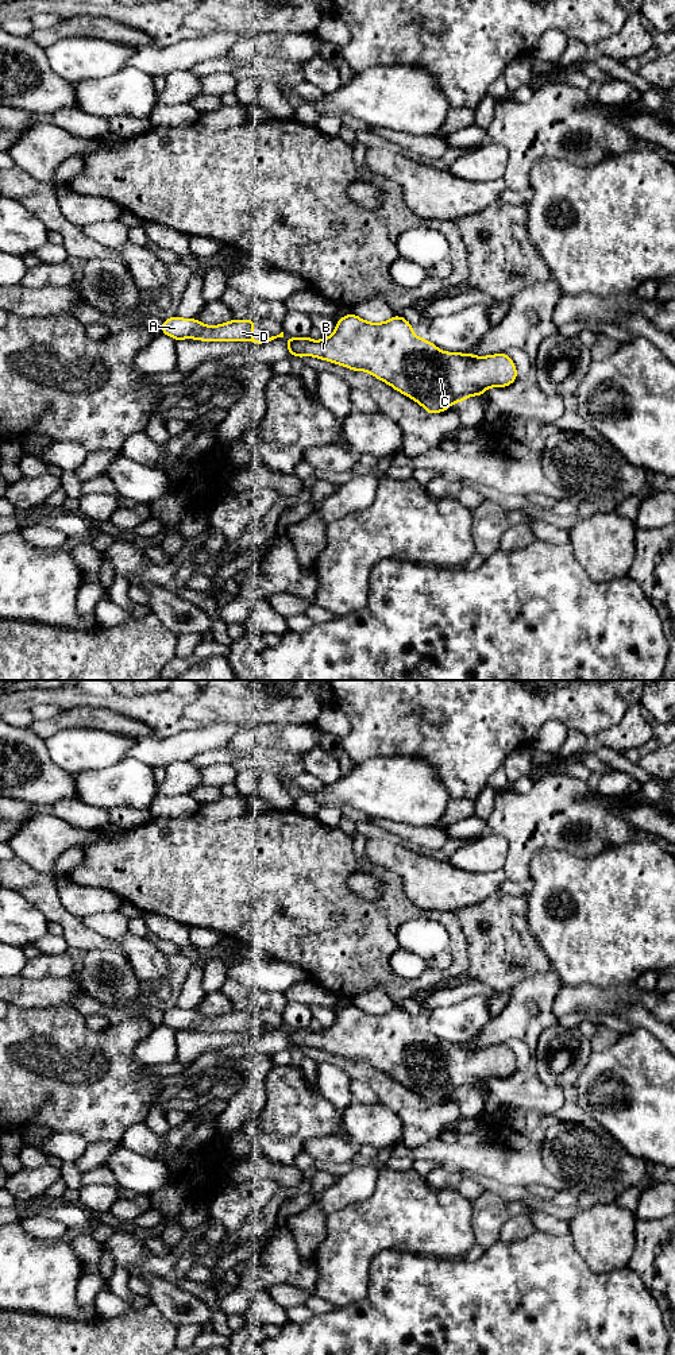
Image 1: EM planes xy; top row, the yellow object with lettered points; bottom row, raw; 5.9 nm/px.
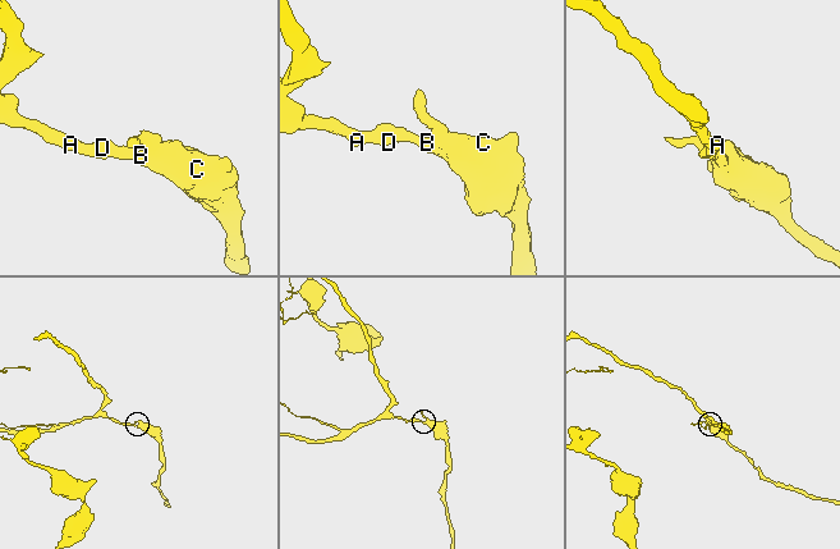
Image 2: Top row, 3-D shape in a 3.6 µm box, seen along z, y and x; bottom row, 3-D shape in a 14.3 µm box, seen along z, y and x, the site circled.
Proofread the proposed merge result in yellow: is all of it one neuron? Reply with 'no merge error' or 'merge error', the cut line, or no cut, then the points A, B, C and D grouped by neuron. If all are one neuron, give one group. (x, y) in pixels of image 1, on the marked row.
no merge error | no cut | A B C D

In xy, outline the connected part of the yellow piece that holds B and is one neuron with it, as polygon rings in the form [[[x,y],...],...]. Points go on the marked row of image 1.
[[[351,313],[336,321],[333,333],[316,341],[309,336],[286,337],[289,356],[309,355],[354,371],[367,371],[377,379],[421,405],[428,414],[441,413],[467,397],[482,397],[490,387],[506,387],[517,379],[514,362],[504,354],[475,356],[446,352],[433,343],[413,333],[412,325],[401,316],[383,323],[369,323]]]

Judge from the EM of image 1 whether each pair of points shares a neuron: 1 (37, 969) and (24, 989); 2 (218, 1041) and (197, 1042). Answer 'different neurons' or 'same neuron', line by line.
1: different neurons
2: same neuron

